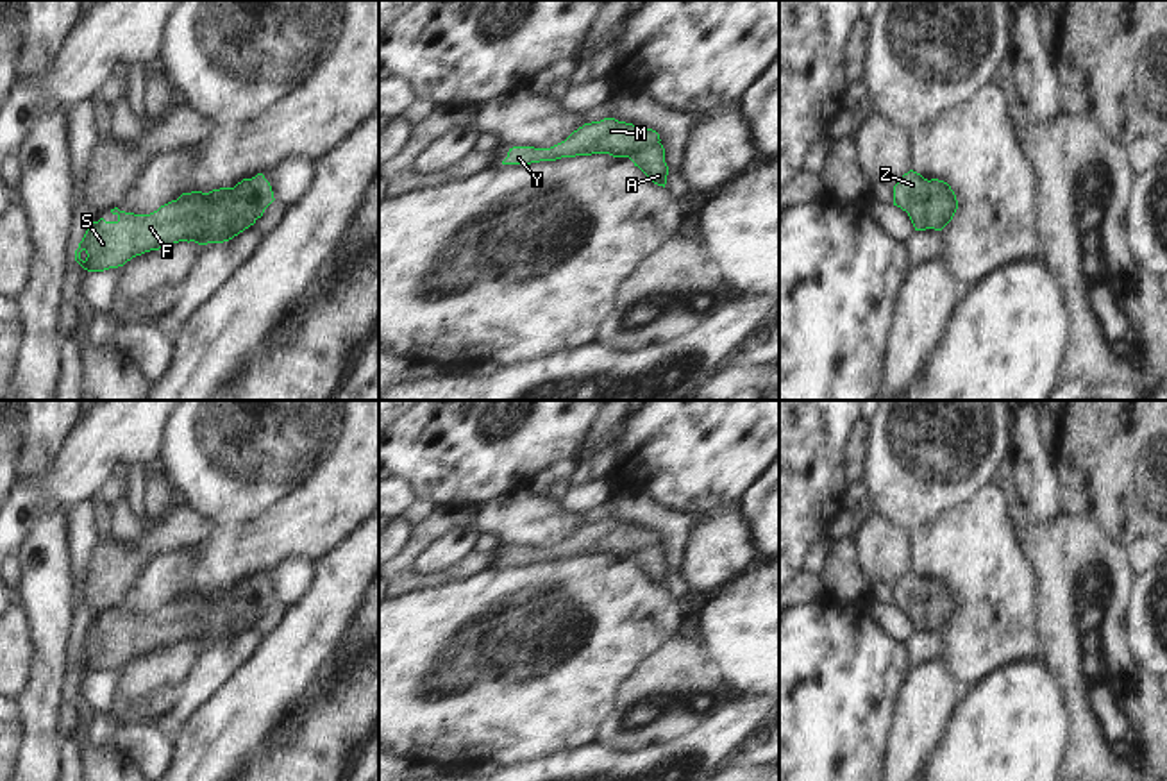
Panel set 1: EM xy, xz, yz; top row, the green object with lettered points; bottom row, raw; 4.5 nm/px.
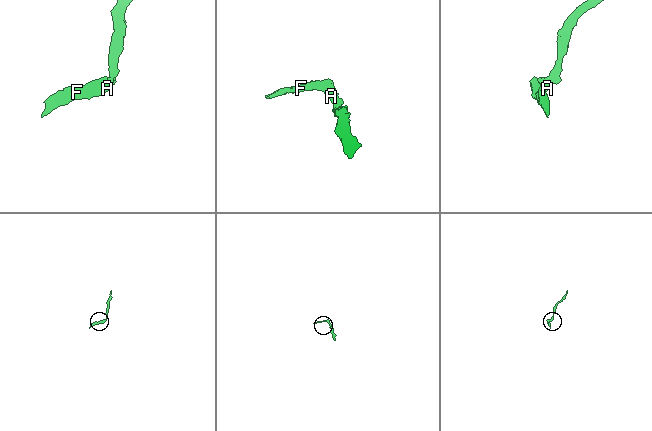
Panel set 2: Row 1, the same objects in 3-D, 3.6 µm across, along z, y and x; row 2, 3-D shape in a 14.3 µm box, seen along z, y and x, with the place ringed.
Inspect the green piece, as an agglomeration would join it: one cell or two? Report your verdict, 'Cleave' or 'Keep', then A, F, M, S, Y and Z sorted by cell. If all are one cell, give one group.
Keep. Groups: A F M S Y Z

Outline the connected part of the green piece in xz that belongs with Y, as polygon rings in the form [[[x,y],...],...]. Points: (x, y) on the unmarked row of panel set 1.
[[[604,518],[584,524],[550,549],[513,547],[502,565],[531,565],[561,558],[609,554],[629,558],[654,584],[667,584],[668,567],[659,534],[652,529]]]

